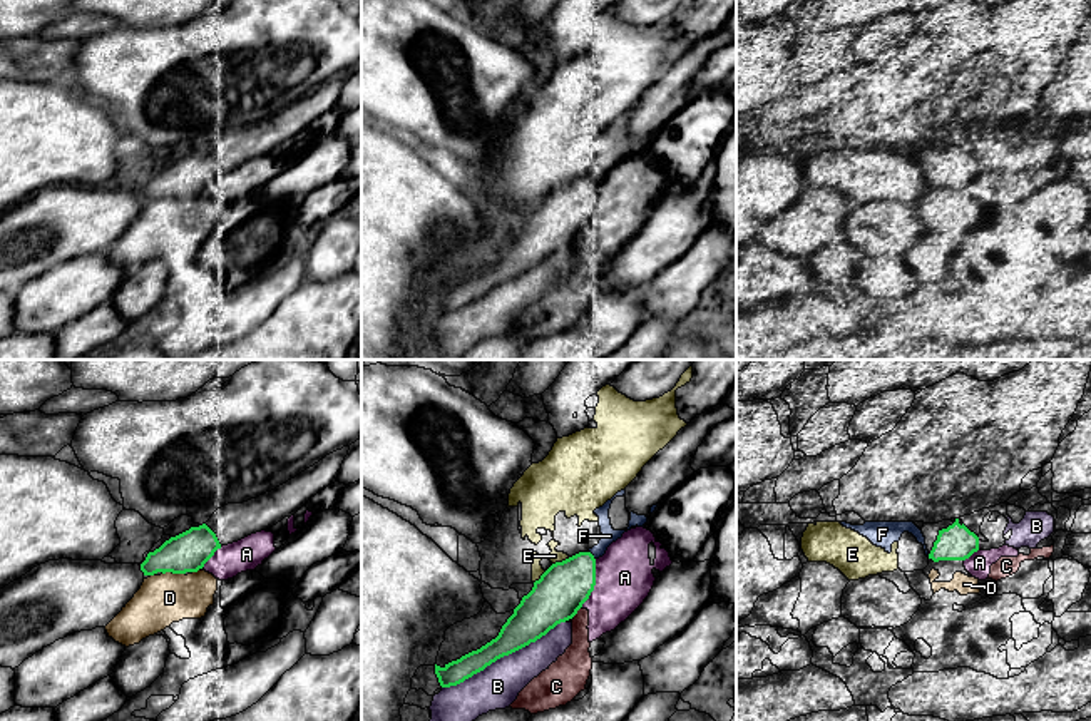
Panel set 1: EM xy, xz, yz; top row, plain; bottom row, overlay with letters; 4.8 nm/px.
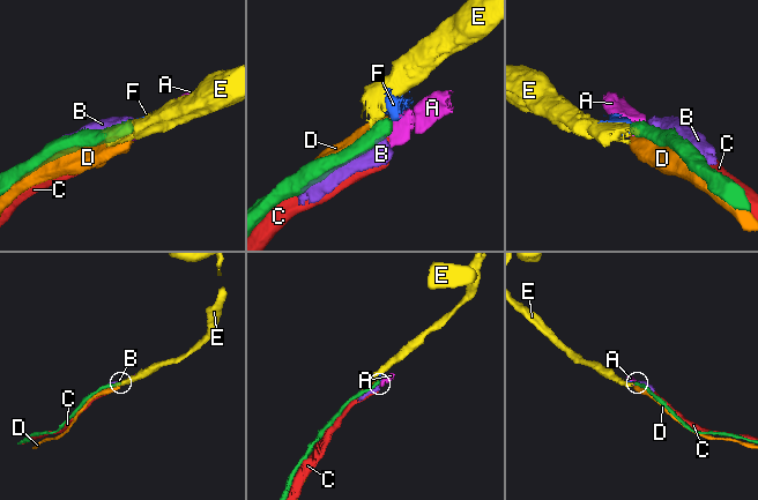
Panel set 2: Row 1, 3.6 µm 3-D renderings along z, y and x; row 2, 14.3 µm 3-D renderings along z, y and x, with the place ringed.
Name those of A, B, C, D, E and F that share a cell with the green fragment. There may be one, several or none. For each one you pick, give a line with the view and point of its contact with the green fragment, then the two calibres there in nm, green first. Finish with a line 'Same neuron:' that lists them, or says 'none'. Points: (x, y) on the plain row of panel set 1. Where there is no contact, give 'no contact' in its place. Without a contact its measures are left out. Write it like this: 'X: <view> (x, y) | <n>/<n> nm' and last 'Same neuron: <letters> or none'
F: xz (593, 181) | 240/70 nm
Same neuron: F

